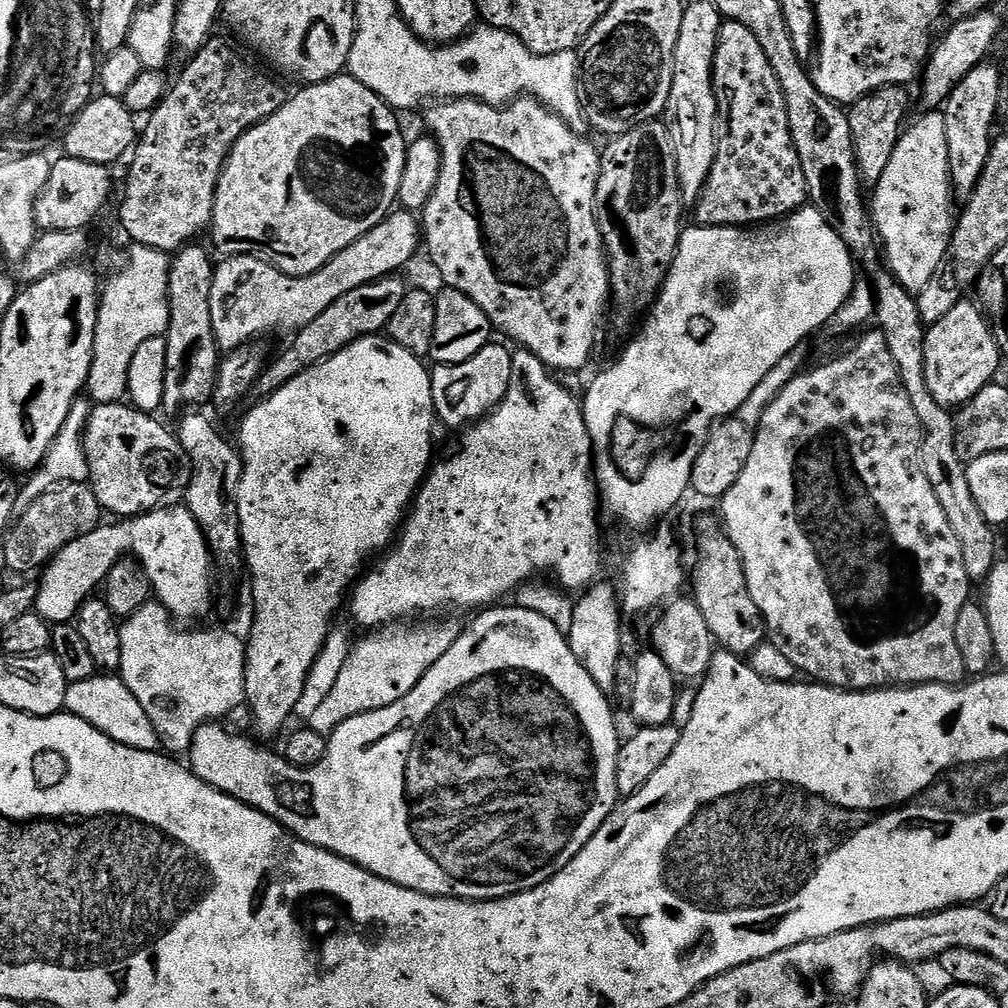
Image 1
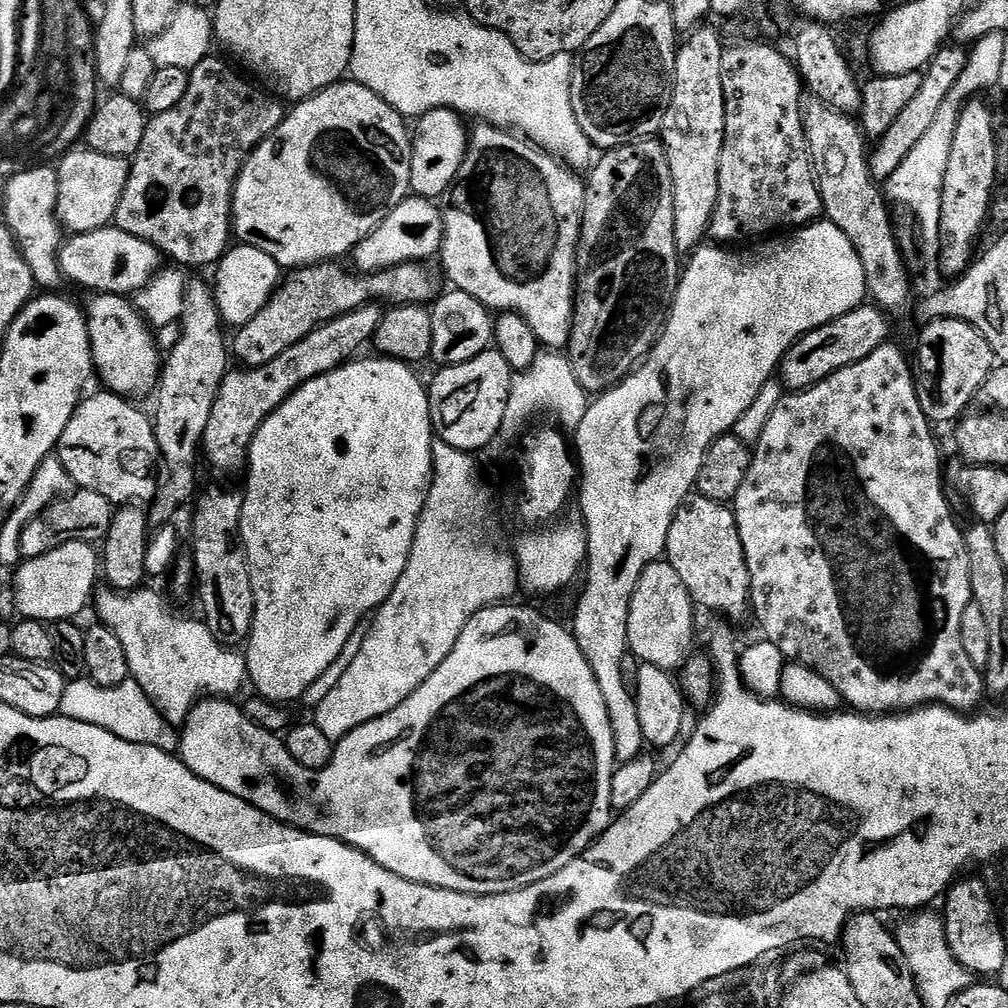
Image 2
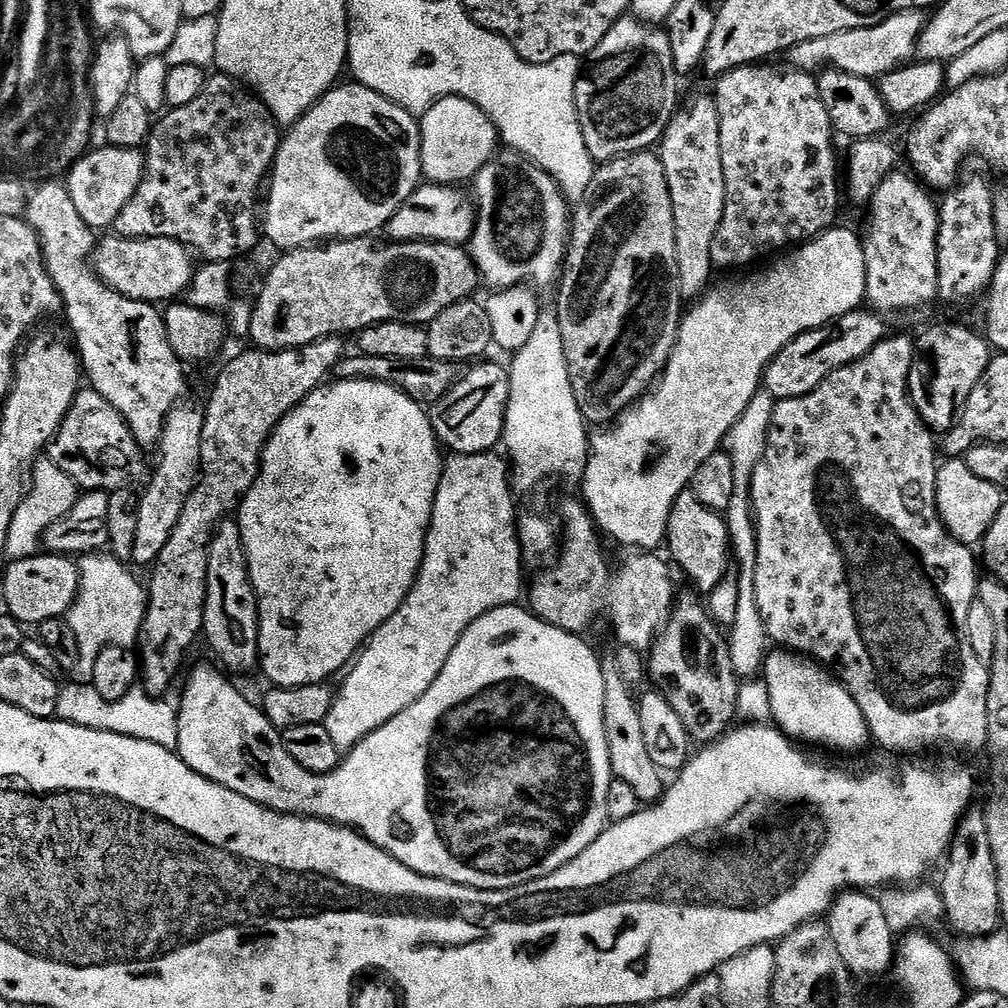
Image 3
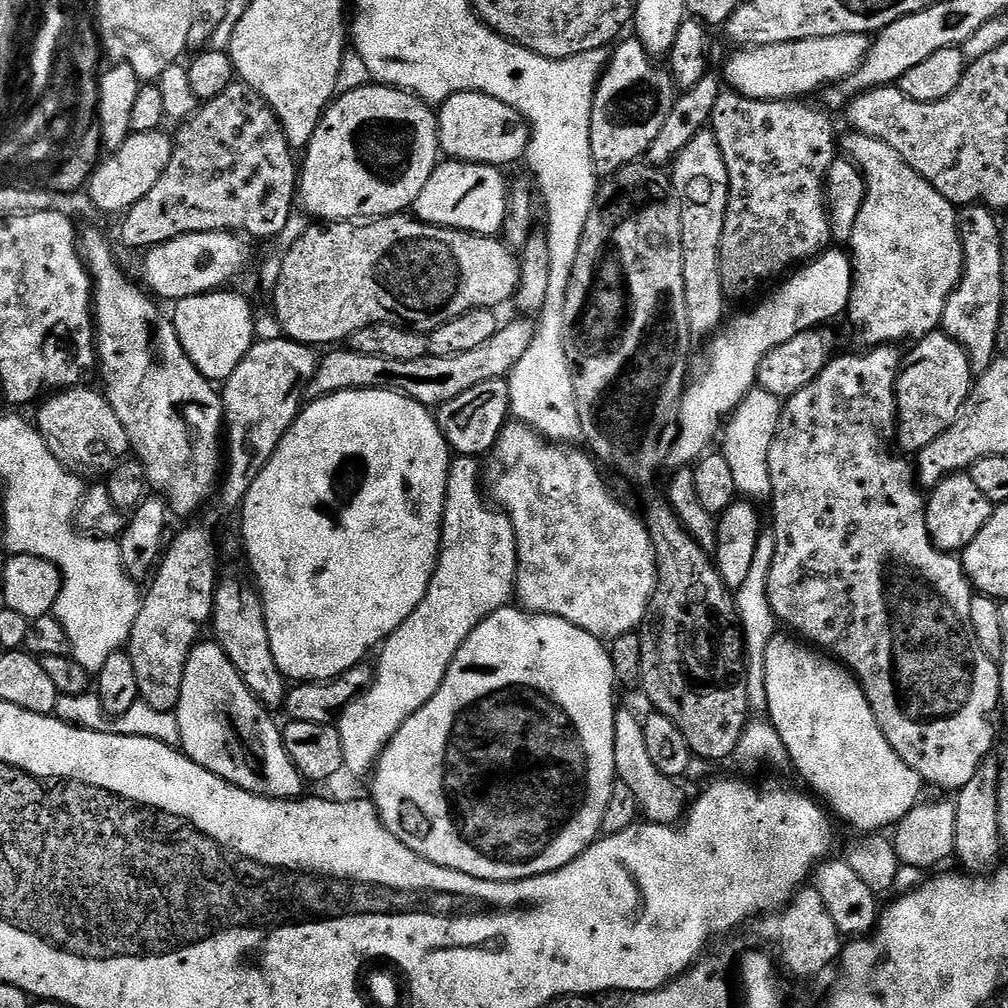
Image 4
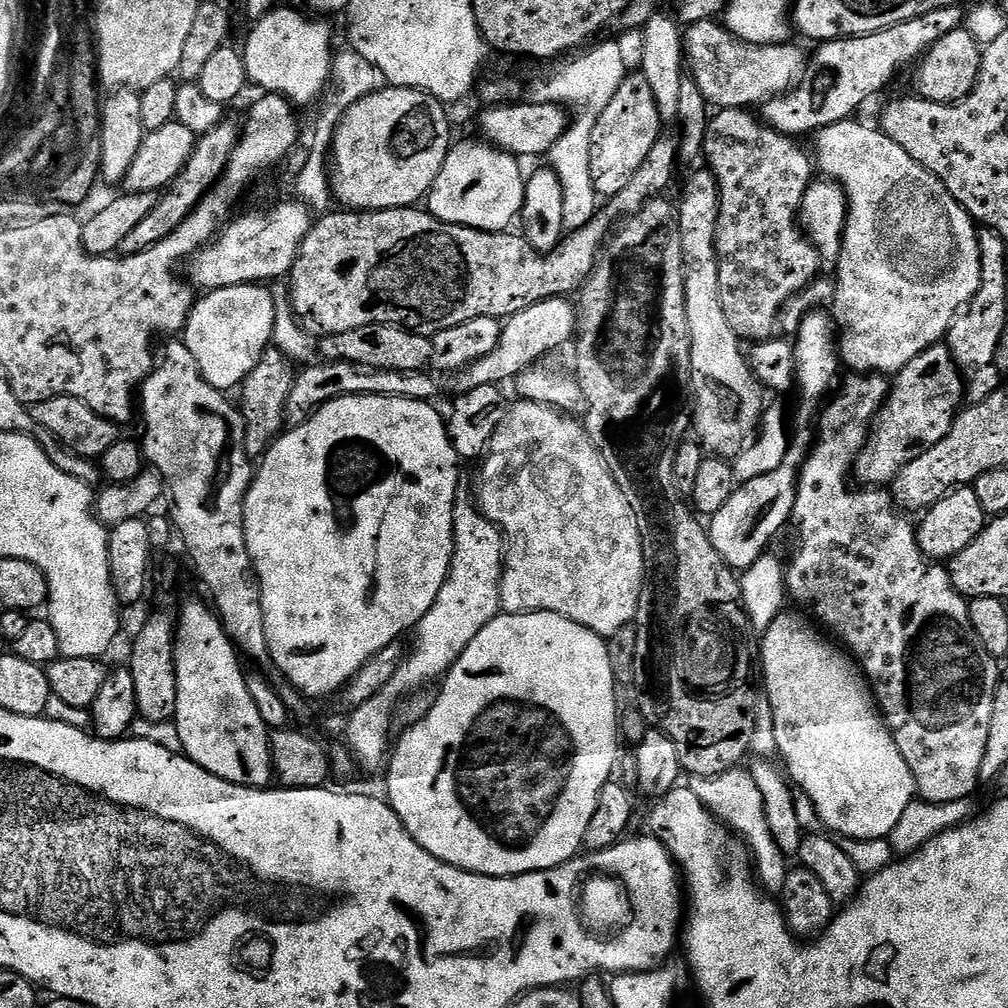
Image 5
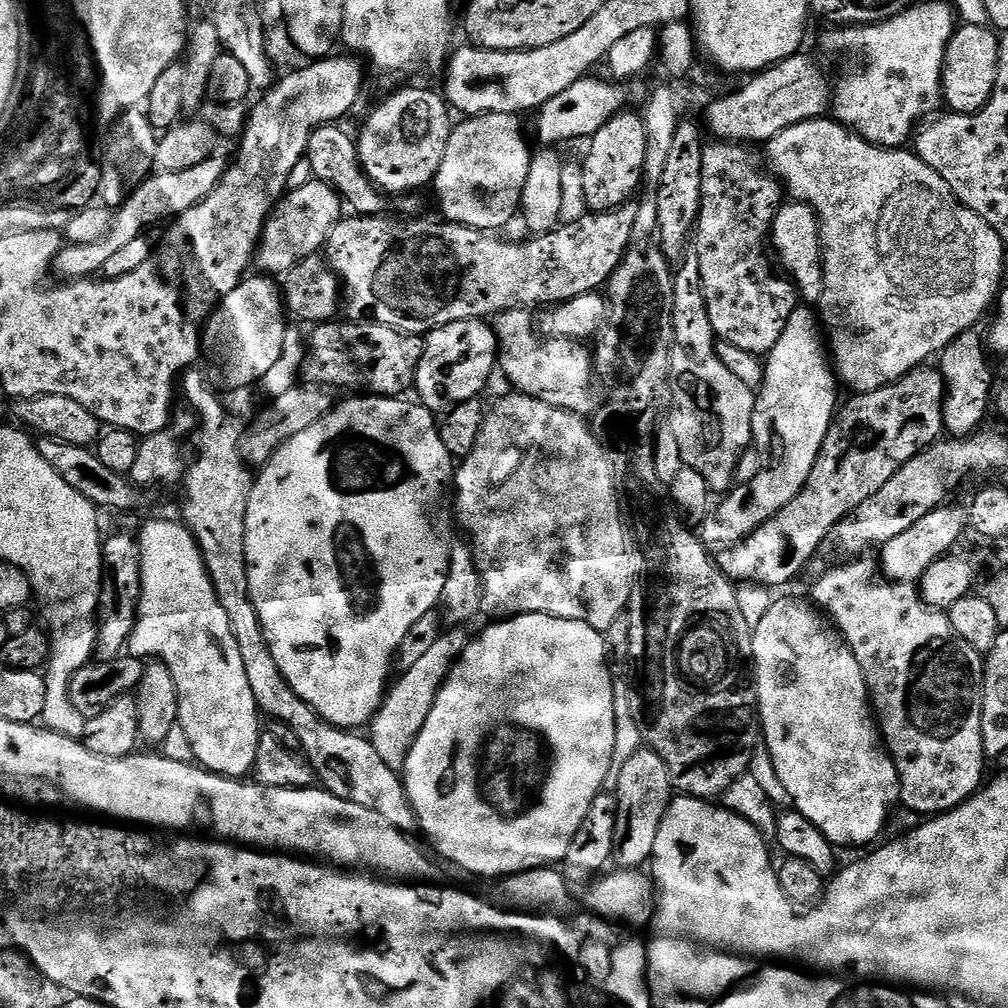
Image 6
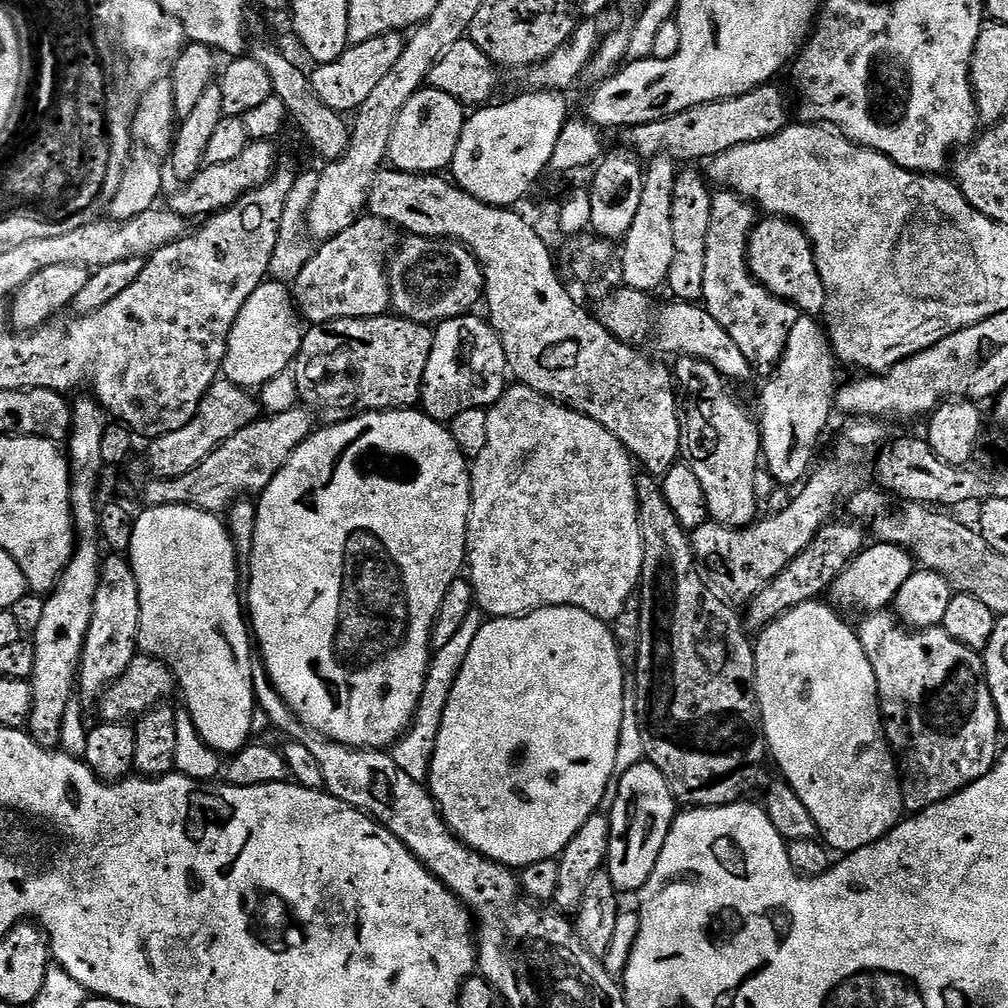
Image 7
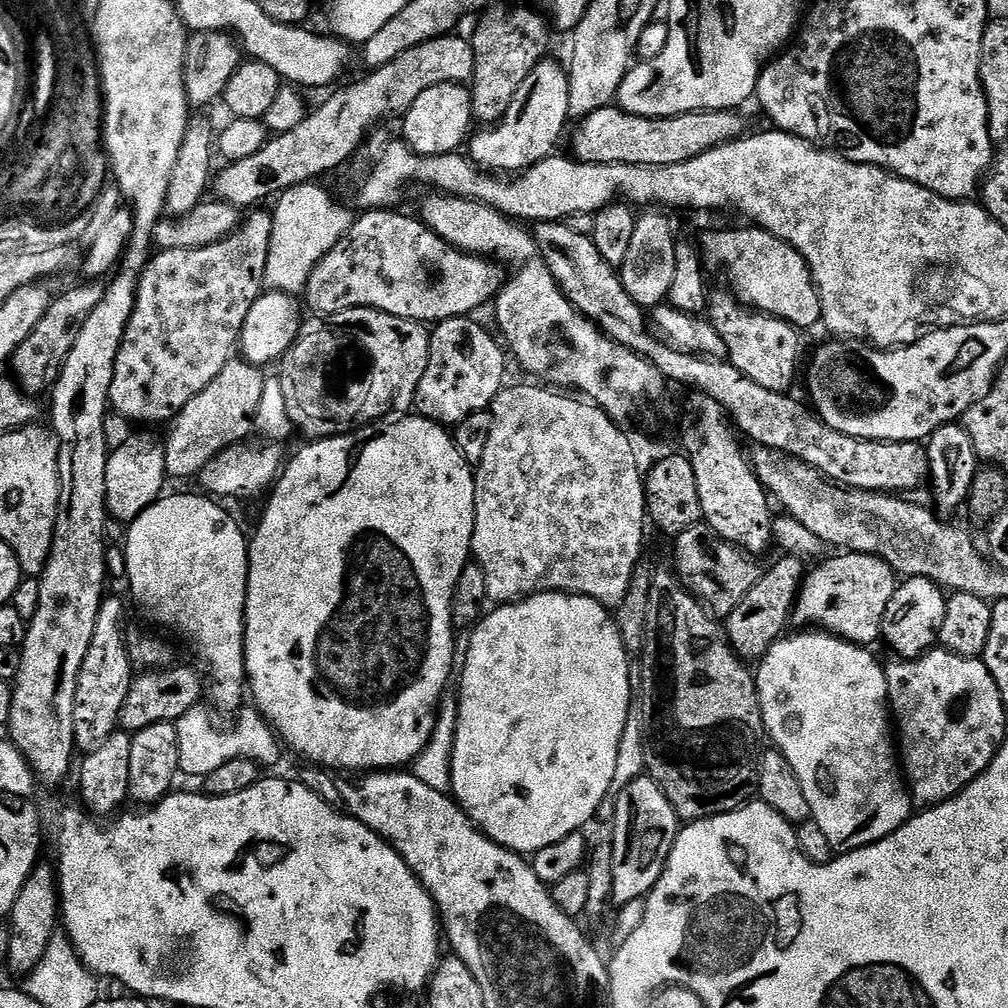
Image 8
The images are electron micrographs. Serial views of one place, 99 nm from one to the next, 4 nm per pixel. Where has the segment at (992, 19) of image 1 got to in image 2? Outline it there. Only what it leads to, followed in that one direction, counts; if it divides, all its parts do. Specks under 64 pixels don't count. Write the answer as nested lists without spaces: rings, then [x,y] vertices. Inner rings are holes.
[[[945,46],[937,50],[923,73],[922,90],[918,90],[918,94],[914,94],[914,99],[906,105],[906,110],[902,110],[902,114],[894,122],[894,126],[890,126],[890,130],[886,130],[886,134],[875,141],[876,148],[874,144],[868,158],[868,169],[872,171],[873,180],[887,182],[894,174],[894,170],[898,170],[898,166],[902,166],[906,154],[910,154],[910,150],[914,150],[914,146],[918,146],[918,141],[926,134],[926,130],[930,130],[930,126],[934,126],[934,118],[938,118],[938,110],[941,108],[942,102],[946,102],[946,94],[950,94],[954,82],[958,82],[958,77],[962,74],[962,70],[966,70],[968,52],[963,47],[955,47]]]

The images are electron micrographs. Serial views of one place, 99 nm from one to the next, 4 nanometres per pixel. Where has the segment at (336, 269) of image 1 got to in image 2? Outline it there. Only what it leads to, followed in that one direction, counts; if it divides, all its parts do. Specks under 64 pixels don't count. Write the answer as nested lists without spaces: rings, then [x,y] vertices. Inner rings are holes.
[[[412,194],[394,210],[390,210],[382,223],[357,248],[352,249],[350,260],[357,264],[355,267],[361,273],[381,272],[399,264],[428,262],[431,256],[433,259],[439,253],[443,241],[443,211],[433,201]],[[237,243],[229,247],[220,263],[215,265],[214,272],[216,272],[214,291],[221,321],[225,325],[233,324],[233,329],[236,330],[246,322],[250,322],[250,318],[254,318],[254,314],[258,314],[258,310],[262,310],[262,306],[270,302],[270,298],[282,283],[280,264],[274,262],[270,254],[249,244]]]

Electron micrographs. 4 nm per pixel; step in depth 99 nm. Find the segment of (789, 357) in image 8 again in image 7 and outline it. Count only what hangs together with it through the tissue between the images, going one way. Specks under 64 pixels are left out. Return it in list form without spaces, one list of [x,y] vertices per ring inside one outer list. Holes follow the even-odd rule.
[[[716,190],[712,192],[710,202],[710,230],[706,230],[706,270],[702,270],[702,306],[730,334],[730,338],[746,354],[753,369],[775,369],[780,359],[784,357],[786,342],[790,338],[790,330],[794,330],[794,322],[801,318],[801,311],[794,307],[790,300],[783,300],[768,290],[754,278],[748,268],[748,235],[758,223],[758,209],[750,200],[731,190]]]

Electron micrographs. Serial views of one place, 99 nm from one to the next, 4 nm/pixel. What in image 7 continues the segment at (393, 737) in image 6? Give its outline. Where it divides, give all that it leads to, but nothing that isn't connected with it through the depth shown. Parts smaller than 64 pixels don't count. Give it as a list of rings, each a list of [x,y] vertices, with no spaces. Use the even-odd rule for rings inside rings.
[[[474,606],[470,610],[470,614],[466,614],[462,626],[450,637],[450,642],[431,653],[426,682],[416,707],[416,714],[412,717],[412,724],[390,749],[390,754],[394,758],[398,770],[410,774],[410,778],[421,782],[427,781],[428,767],[434,754],[434,746],[442,724],[442,714],[446,708],[448,695],[466,662],[466,654],[470,654],[470,646],[474,646],[474,638],[478,638],[478,630],[482,630],[484,623],[486,623],[484,612],[481,608]]]

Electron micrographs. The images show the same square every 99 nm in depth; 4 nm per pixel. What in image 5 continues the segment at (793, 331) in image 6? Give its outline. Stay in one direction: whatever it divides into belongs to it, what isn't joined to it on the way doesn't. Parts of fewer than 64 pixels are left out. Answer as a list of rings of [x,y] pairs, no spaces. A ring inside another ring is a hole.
[[[813,310],[804,315],[800,328],[794,333],[794,347],[796,349],[794,384],[797,389],[800,387],[801,404],[796,412],[796,433],[795,430],[791,433],[788,453],[782,458],[778,470],[770,470],[770,474],[762,474],[758,478],[743,481],[733,491],[726,506],[722,506],[722,510],[718,510],[718,514],[714,514],[707,525],[708,536],[712,540],[714,550],[722,554],[722,558],[733,570],[754,566],[754,562],[758,562],[758,558],[765,555],[767,548],[764,547],[783,530],[784,524],[786,528],[791,521],[800,468],[808,459],[814,443],[814,428],[808,423],[811,420],[813,423],[818,405],[833,391],[832,379],[835,378],[836,371],[841,371],[842,368],[838,351],[838,329],[835,320],[827,311]]]

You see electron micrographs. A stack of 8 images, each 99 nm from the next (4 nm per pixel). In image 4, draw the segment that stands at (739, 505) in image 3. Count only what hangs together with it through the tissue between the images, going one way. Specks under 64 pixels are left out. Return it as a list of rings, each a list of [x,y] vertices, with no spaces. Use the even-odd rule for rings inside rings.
[[[758,386],[752,387],[744,396],[744,401],[737,406],[732,415],[728,417],[722,428],[724,448],[722,454],[730,466],[730,475],[734,478],[734,486],[741,497],[757,502],[763,498],[771,497],[772,483],[768,459],[770,446],[778,434],[782,402],[770,390],[762,390]],[[770,534],[761,535],[756,546],[754,560],[750,562],[750,571],[746,574],[746,582],[735,589],[734,603],[739,627],[744,638],[744,681],[746,682],[746,698],[748,707],[753,713],[764,714],[768,711],[766,686],[766,664],[764,655],[767,644],[777,635],[778,621],[772,613],[768,602],[768,578],[770,576],[770,562],[774,562],[774,538]]]

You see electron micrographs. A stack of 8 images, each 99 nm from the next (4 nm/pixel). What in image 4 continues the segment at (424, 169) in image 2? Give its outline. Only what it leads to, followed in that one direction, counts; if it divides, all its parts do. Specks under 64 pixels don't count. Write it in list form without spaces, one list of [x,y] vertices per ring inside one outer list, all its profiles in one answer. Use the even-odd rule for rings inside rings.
[[[459,92],[444,101],[438,108],[440,121],[440,151],[447,159],[460,160],[463,164],[491,164],[493,168],[503,169],[504,164],[516,164],[528,154],[528,138],[530,129],[528,121],[518,110],[506,106],[506,102],[498,102],[498,98],[490,98],[481,92]]]

